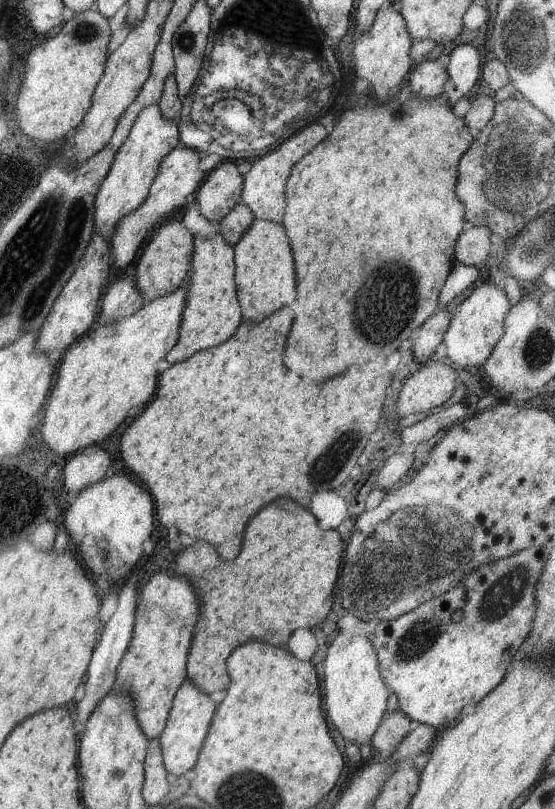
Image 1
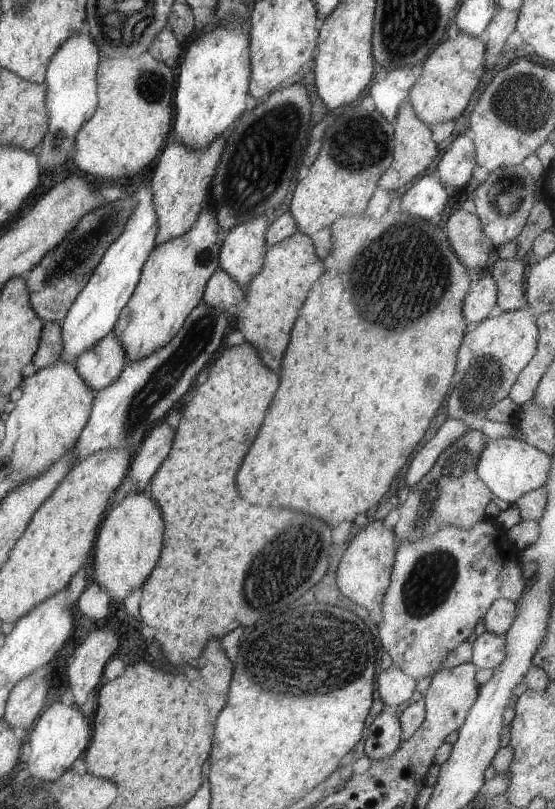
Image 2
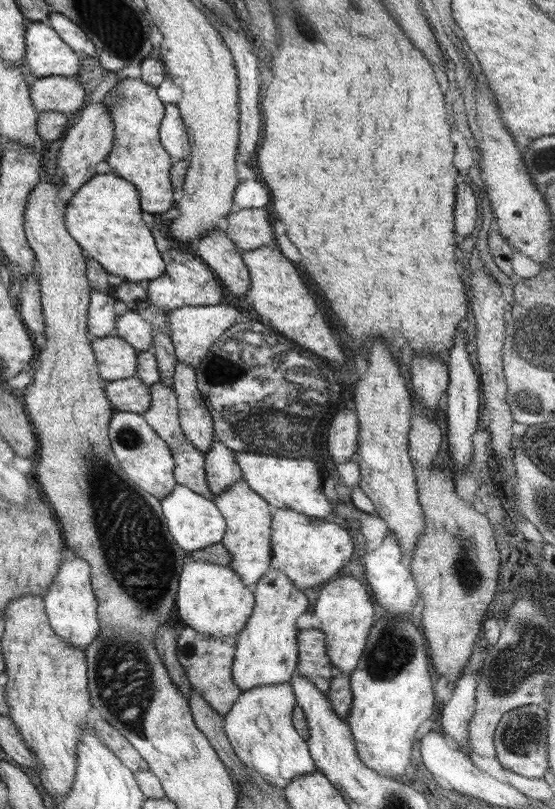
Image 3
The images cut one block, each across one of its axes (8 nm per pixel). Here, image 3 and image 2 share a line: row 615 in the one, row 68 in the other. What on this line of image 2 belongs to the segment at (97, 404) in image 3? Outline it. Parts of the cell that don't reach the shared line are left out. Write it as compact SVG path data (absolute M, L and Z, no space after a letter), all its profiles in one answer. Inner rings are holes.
M149 52L140 54L136 60L134 60L134 58L122 58L122 60L116 60L116 58L101 57L97 70L98 108L96 108L94 116L92 116L90 120L84 121L82 128L76 132L75 150L72 153L74 158L72 158L72 162L74 162L80 170L84 170L84 172L88 172L88 174L94 174L94 176L100 176L100 178L124 178L124 176L130 178L130 176L134 176L134 174L138 174L138 172L144 170L144 168L150 165L150 162L154 162L154 160L158 158L160 150L162 152L162 148L165 147L164 142L170 139L173 123L173 98L175 85L176 71L166 66L166 63L160 62L157 58L154 58Z

